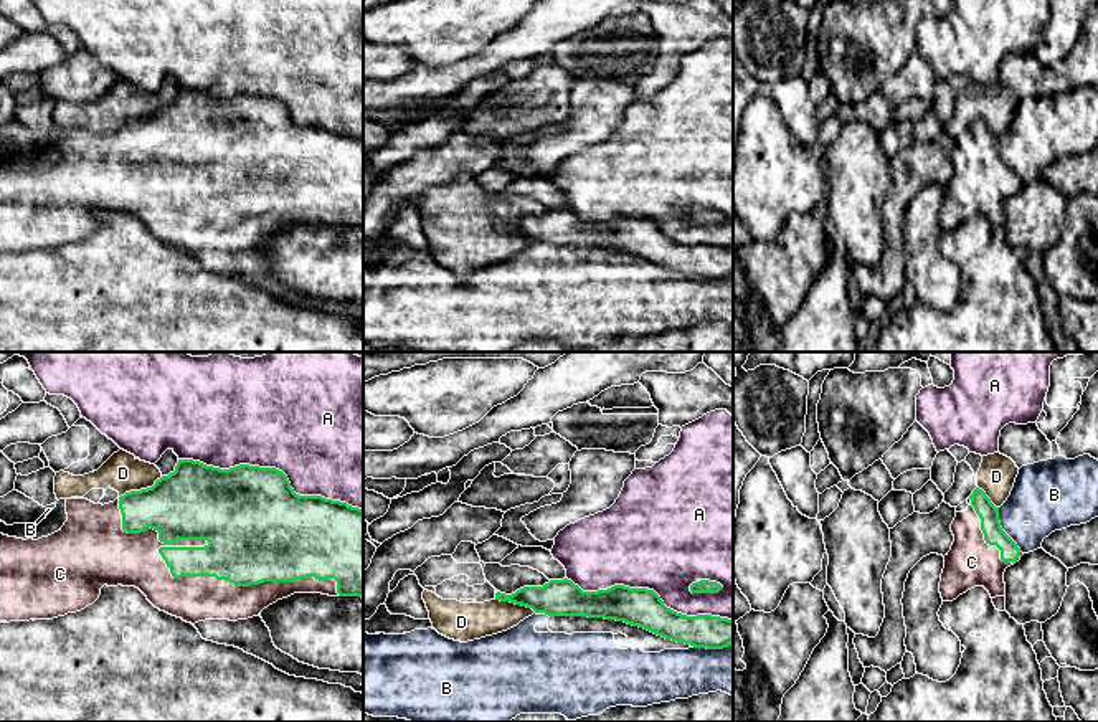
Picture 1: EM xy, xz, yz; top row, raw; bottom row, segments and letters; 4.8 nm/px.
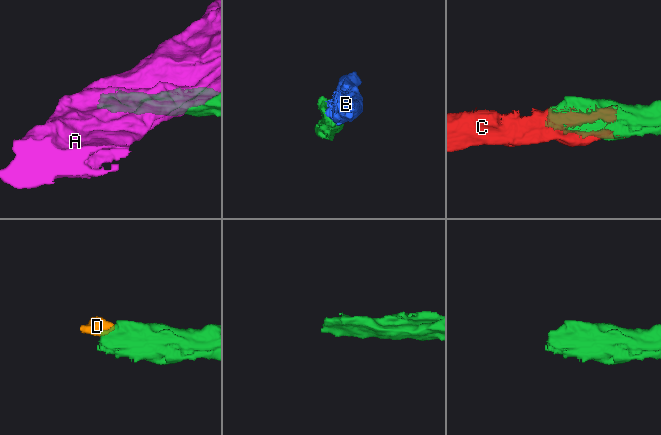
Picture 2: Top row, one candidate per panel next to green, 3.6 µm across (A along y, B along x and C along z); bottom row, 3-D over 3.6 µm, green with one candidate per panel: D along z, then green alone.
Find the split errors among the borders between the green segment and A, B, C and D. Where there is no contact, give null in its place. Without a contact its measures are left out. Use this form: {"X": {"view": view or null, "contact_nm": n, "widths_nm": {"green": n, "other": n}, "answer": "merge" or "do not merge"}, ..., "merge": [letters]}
{"A": {"view": "xy", "contact_nm": 950, "widths_nm": {"green": 460, "other": 500}, "answer": "do not merge"}, "B": {"view": "yz", "contact_nm": 260, "widths_nm": {"green": 100, "other": 280}, "answer": "do not merge"}, "C": {"view": "xy", "contact_nm": 1200, "widths_nm": {"green": 380, "other": 220}, "answer": "merge"}, "D": {"view": "xy", "contact_nm": 240, "widths_nm": {"green": 360, "other": 190}, "answer": "do not merge"}, "merge": ["C"]}

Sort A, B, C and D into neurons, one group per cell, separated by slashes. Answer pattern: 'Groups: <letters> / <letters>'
Groups: A / B / C / D

